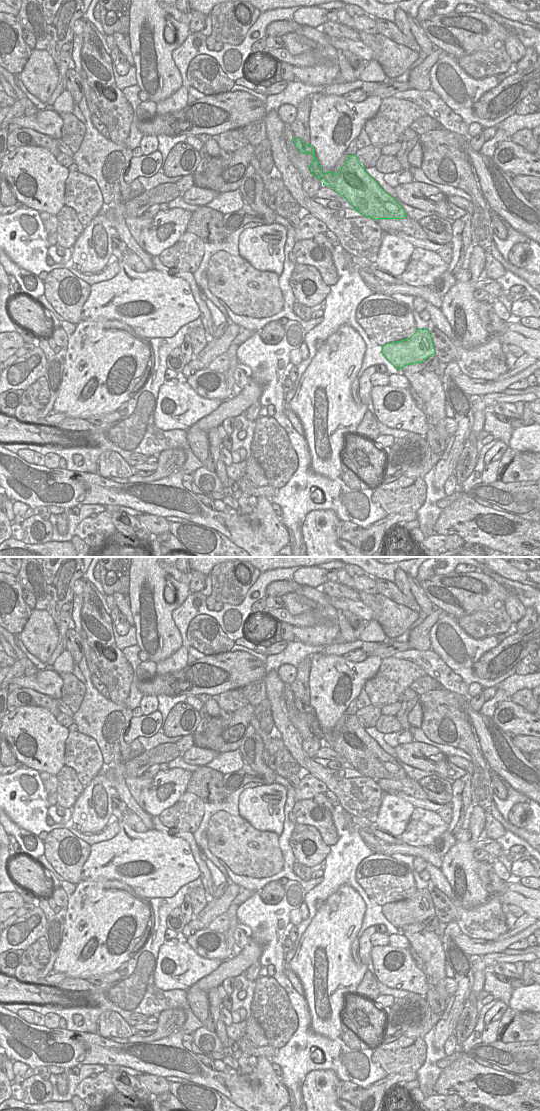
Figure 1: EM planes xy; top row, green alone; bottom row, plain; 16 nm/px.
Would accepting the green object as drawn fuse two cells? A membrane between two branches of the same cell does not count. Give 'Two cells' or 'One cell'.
One cell

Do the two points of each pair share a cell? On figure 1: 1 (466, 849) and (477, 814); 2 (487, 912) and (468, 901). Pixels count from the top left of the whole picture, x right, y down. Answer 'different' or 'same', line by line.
1: same
2: different

